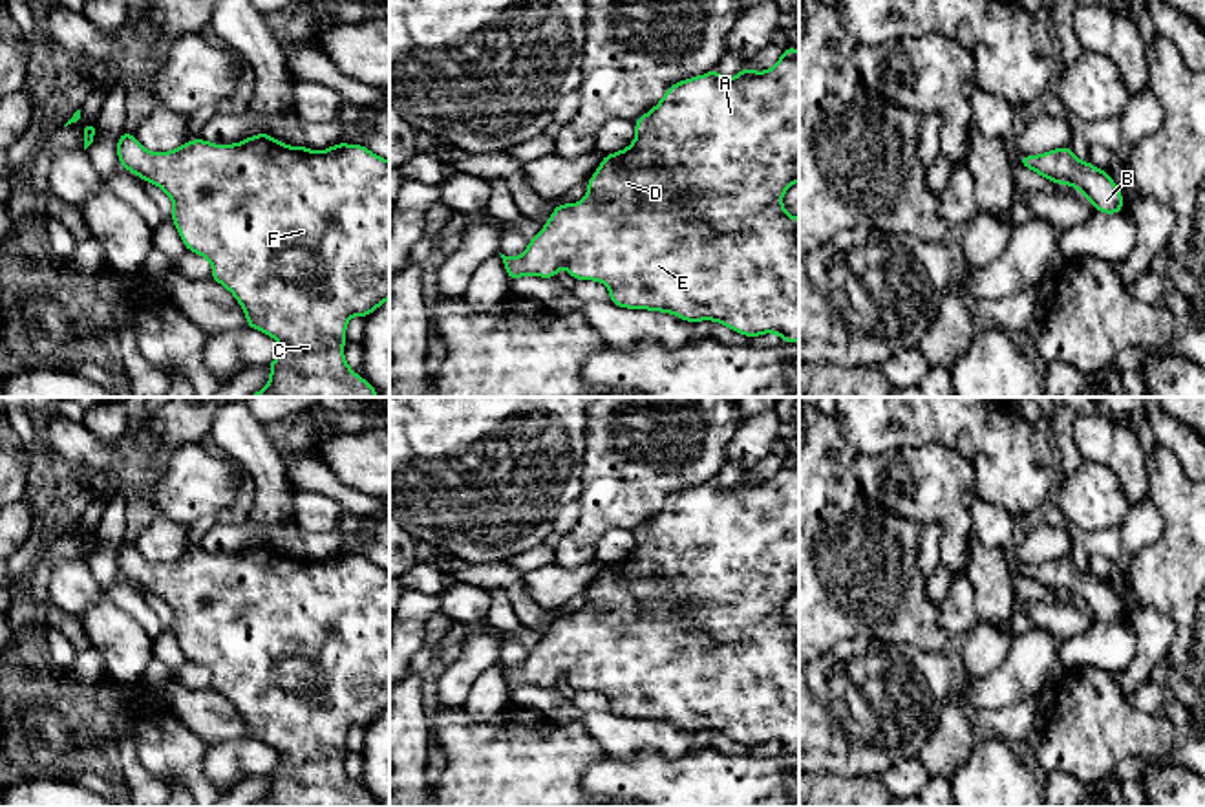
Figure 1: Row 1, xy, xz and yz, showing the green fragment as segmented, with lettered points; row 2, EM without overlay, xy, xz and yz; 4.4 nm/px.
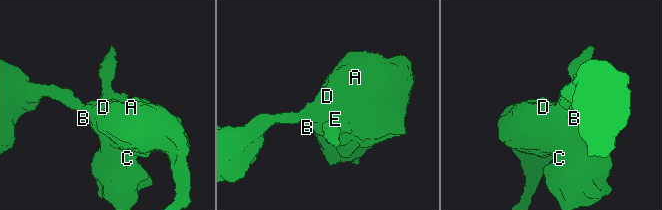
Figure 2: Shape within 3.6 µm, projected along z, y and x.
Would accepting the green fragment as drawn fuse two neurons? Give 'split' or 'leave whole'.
leave whole

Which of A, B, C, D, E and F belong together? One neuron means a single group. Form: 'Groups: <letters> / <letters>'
Groups: A B C D E F

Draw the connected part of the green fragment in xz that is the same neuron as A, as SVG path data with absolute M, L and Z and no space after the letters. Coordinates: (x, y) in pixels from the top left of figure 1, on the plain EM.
M788 456L781 468L766 481L744 476L733 489L719 479L671 494L660 512L634 531L634 551L614 564L603 565L598 580L587 591L587 606L574 615L558 613L541 642L528 650L521 666L505 666L505 681L514 692L525 684L558 688L563 675L574 690L602 692L609 697L609 710L618 717L647 719L675 725L686 732L715 730L744 747L777 743L783 752L799 752L799 628L783 617L783 604L799 591L799 461Z

